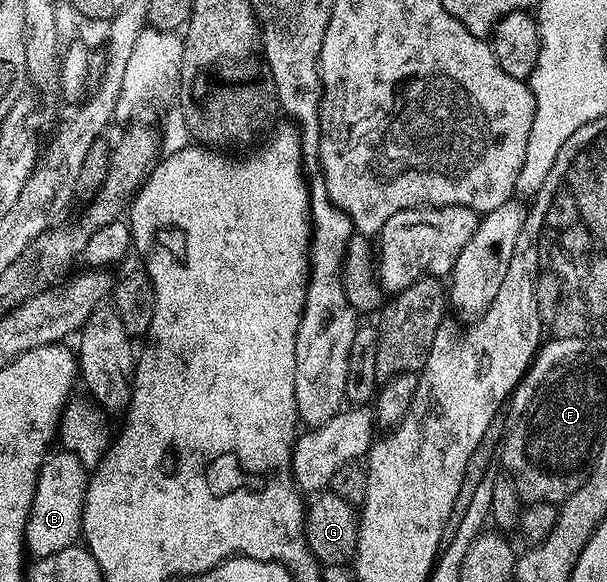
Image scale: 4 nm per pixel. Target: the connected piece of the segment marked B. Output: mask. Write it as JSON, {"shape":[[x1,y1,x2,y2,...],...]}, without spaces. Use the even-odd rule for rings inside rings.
{"shape":[[61,449,47,454,38,470,34,500,26,518,24,547,29,554,31,551,34,559,52,557,52,553,60,553,60,549,68,549,79,542,87,482,88,468,80,465,75,455]]}

